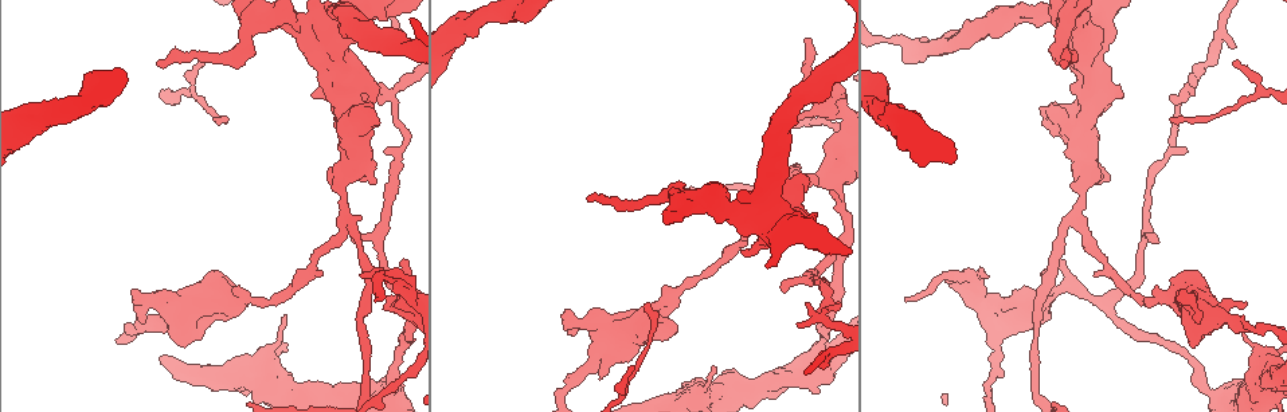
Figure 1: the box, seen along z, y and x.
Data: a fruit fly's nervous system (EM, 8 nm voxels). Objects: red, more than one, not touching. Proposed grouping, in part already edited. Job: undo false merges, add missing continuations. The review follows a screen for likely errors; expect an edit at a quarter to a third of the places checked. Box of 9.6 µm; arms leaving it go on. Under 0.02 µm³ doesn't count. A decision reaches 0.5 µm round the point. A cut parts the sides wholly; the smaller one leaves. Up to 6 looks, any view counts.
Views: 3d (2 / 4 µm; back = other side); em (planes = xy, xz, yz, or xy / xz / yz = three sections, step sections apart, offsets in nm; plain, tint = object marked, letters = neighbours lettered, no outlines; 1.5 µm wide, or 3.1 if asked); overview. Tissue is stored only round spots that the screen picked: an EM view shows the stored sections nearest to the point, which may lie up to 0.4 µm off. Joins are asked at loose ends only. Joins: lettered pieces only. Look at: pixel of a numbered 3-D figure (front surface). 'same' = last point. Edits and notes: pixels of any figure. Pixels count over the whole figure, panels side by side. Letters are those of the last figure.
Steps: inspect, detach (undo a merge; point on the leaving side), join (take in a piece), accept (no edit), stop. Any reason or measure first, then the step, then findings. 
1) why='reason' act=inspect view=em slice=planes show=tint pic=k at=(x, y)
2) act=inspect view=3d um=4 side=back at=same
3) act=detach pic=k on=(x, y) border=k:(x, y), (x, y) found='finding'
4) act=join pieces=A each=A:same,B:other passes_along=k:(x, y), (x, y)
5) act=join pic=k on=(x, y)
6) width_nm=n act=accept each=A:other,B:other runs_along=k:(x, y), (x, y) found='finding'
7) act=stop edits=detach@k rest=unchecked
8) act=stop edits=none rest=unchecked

why='arms part here' act=inspect view=3d um=4 pic=1 at=(343, 211)

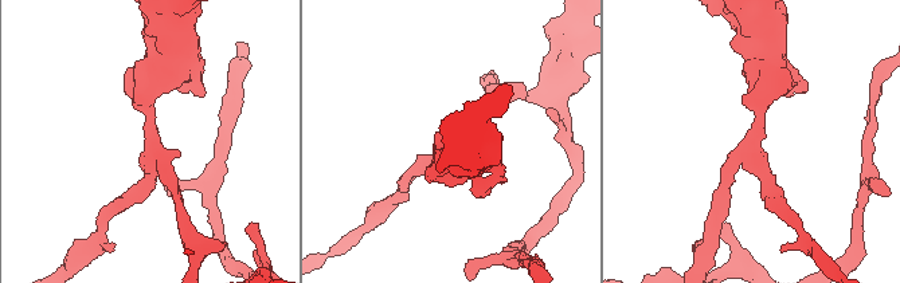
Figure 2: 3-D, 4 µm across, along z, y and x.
why='now the EM' act=inspect view=em slice=xz step=8 show=tint pic=2 at=(751, 146)

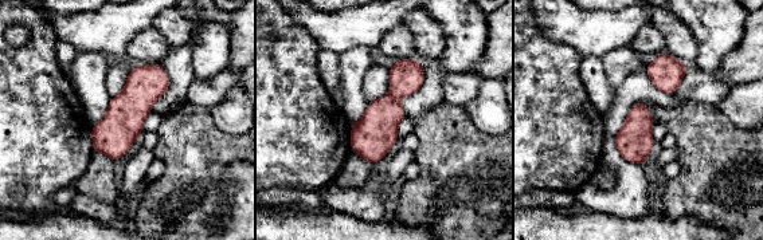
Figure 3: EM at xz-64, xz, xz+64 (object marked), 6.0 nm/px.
why='another direction' act=inspect view=em slice=planes show=letters at=same

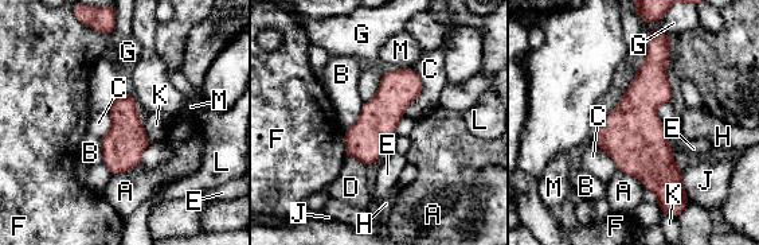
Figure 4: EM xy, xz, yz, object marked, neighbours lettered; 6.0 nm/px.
act=accept each=A:other,B:other,C:other,D:other,E:other,F:other,G:other,H:other,J:other,K:other,L:other,M:other border=4:(414, 69), (421, 93), (403, 115) found='continuous, no second neuron'

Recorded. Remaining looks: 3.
why='branch point' act=inspect view=3d um=4 side=back pic=1 at=(828, 103)

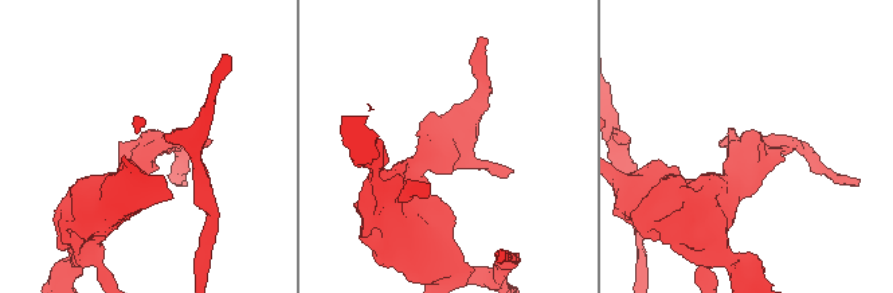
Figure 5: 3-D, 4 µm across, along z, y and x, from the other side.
act=inspect view=em slice=planes show=letters pic=5 at=(446, 145)

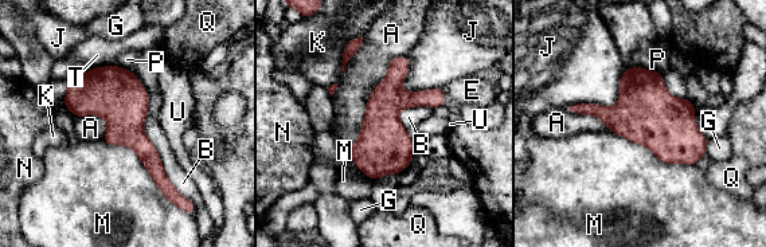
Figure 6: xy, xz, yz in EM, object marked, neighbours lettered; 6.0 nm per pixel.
act=accept each=A:other,B:other,E:other,G:other,J:other,K:other,M:other,N:other,P:other,Q:other,T:other,U:other border=6:(147, 114), (144, 133), (174, 185) found='one neuron here'

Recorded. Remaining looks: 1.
act=stop edits=none rest=unchecked

